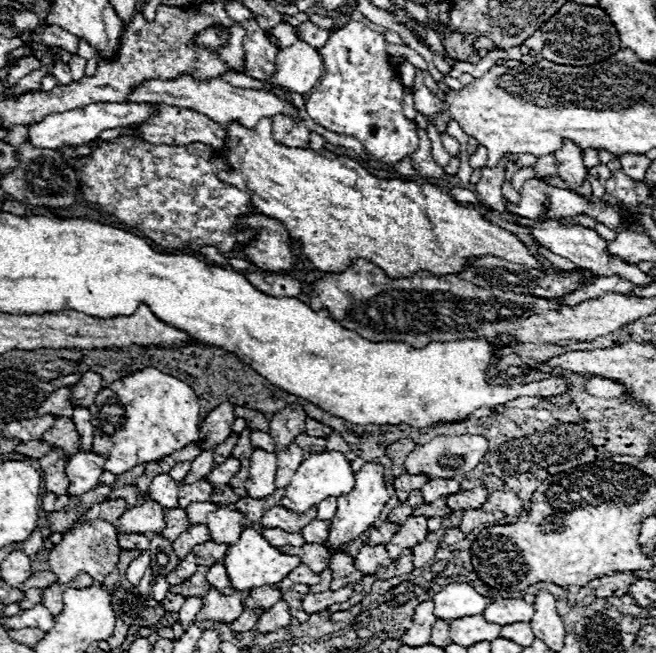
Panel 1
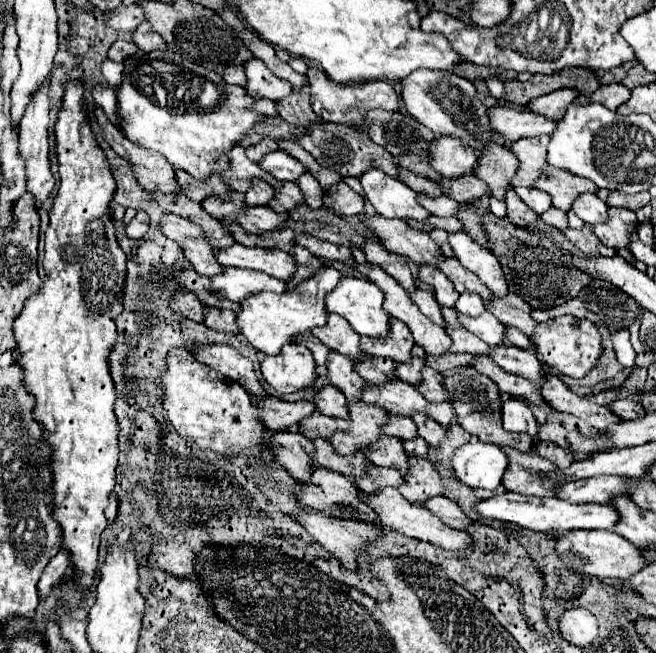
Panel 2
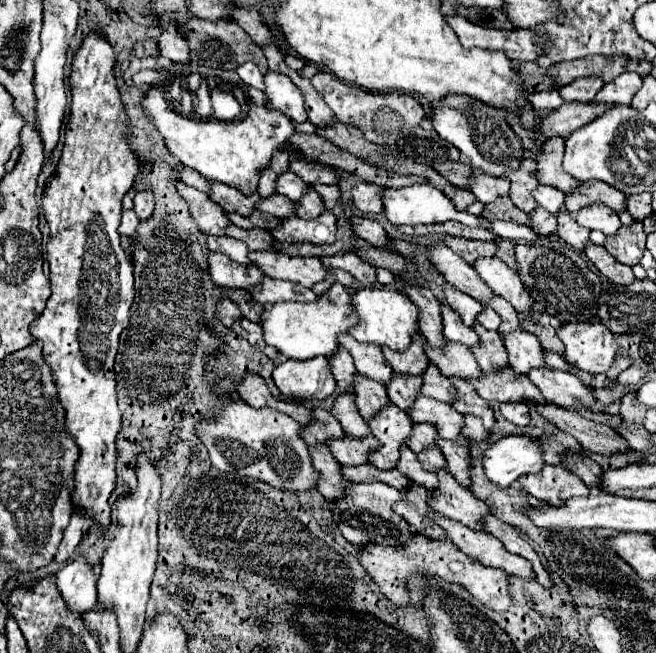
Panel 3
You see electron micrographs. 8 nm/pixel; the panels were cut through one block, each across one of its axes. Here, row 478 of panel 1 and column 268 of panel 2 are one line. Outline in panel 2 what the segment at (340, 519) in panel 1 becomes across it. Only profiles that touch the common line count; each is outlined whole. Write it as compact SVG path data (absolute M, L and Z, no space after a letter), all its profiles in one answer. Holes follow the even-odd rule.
M286 344L278 356L266 356L260 362L260 372L276 394L290 394L312 386L316 378L314 366L314 358L306 346Z

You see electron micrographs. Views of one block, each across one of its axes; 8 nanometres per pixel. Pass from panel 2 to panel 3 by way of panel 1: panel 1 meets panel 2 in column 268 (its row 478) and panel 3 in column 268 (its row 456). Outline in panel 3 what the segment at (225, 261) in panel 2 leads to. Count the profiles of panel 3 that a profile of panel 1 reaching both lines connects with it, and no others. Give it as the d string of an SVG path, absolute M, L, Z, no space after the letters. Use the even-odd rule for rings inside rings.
M250 252L250 262L268 278L290 280L302 286L312 286L326 276L326 268L318 258L294 258L282 252Z

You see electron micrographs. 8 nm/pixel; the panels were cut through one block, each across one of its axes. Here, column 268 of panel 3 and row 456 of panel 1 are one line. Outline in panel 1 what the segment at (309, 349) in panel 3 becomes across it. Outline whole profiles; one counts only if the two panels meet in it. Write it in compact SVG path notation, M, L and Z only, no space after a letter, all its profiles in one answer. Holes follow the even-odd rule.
M324 450L324 452L310 452L306 454L306 460L300 464L300 468L296 470L292 482L286 488L286 496L284 500L280 500L280 504L288 510L294 512L304 512L308 510L312 504L320 504L324 498L328 496L340 496L340 494L348 494L354 486L354 472L350 462L346 460L346 456L338 450Z

